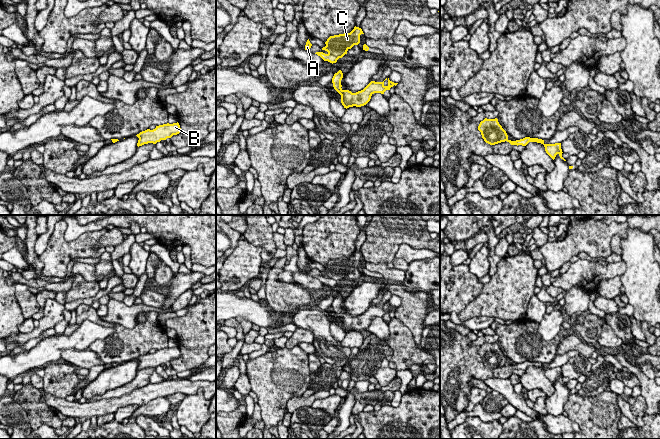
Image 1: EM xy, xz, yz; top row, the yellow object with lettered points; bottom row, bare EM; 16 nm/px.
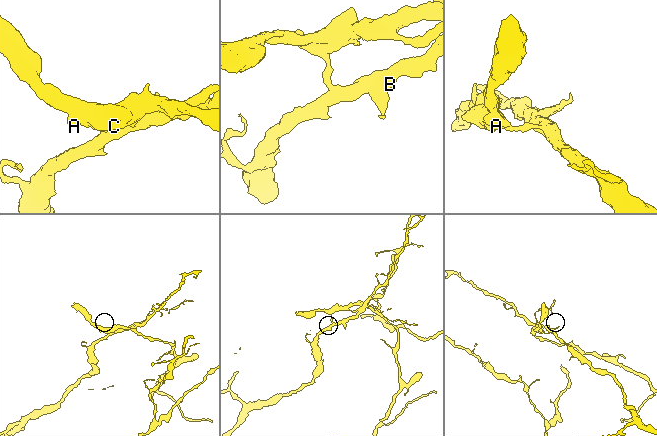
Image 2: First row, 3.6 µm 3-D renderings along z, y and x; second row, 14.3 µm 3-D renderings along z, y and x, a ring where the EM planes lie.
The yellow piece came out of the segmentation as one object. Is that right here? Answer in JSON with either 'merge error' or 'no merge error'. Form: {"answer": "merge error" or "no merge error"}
{"answer": "merge error"}

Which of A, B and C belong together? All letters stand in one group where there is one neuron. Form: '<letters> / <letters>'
A C / B

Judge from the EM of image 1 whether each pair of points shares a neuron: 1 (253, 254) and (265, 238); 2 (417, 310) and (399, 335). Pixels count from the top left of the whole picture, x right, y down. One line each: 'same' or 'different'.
1: different
2: different

